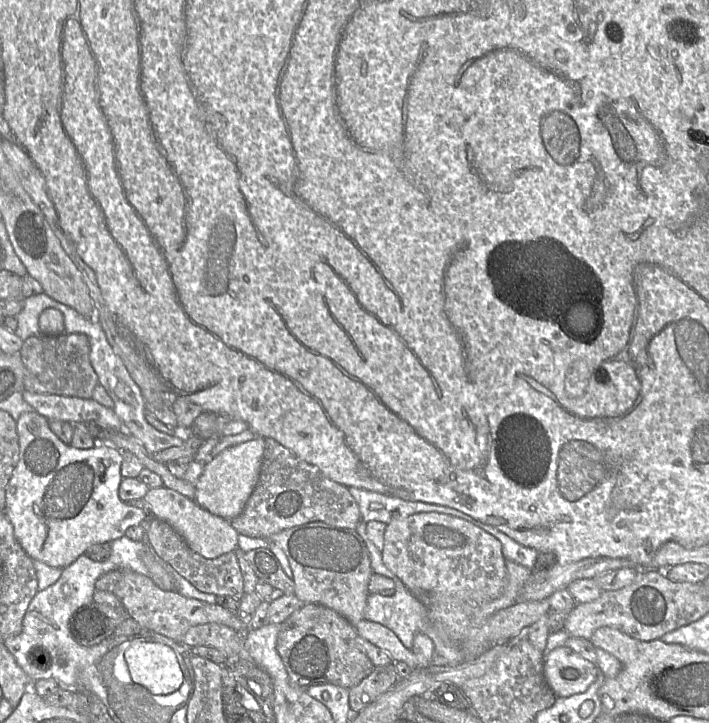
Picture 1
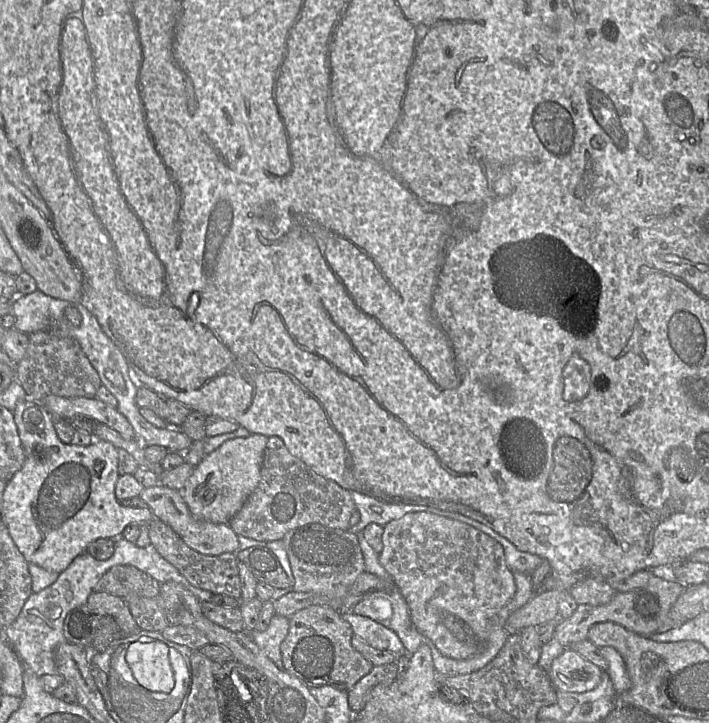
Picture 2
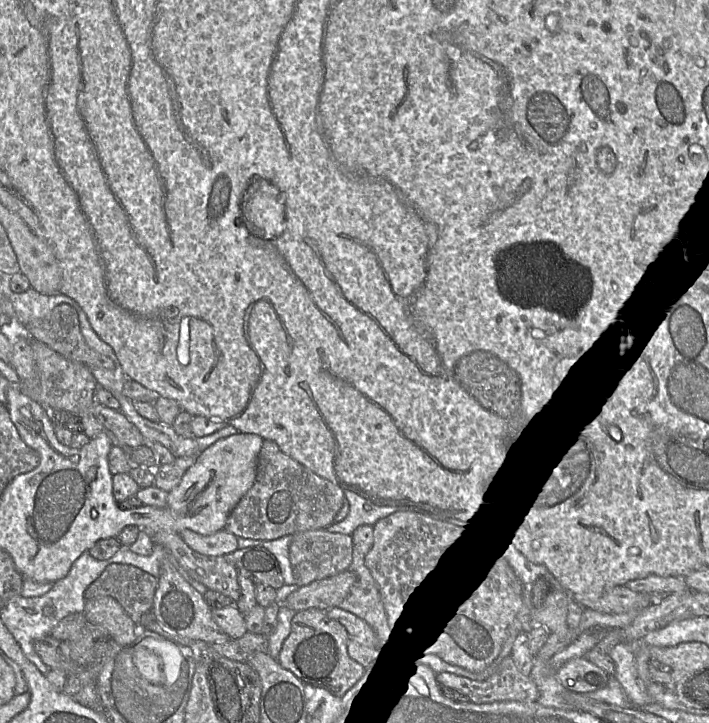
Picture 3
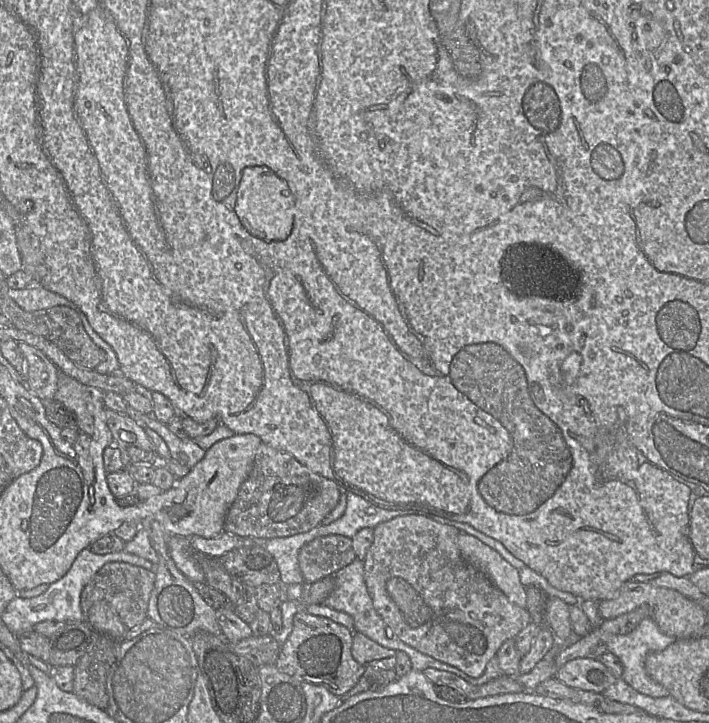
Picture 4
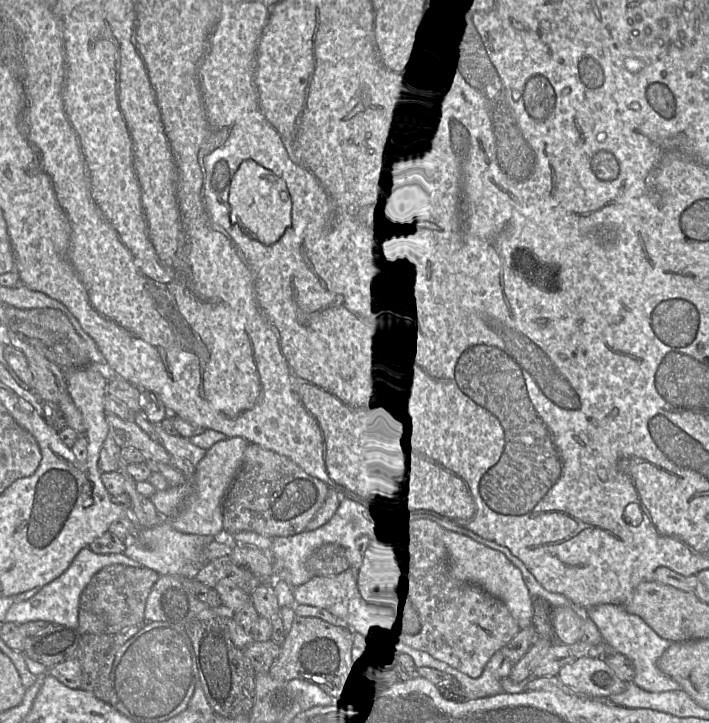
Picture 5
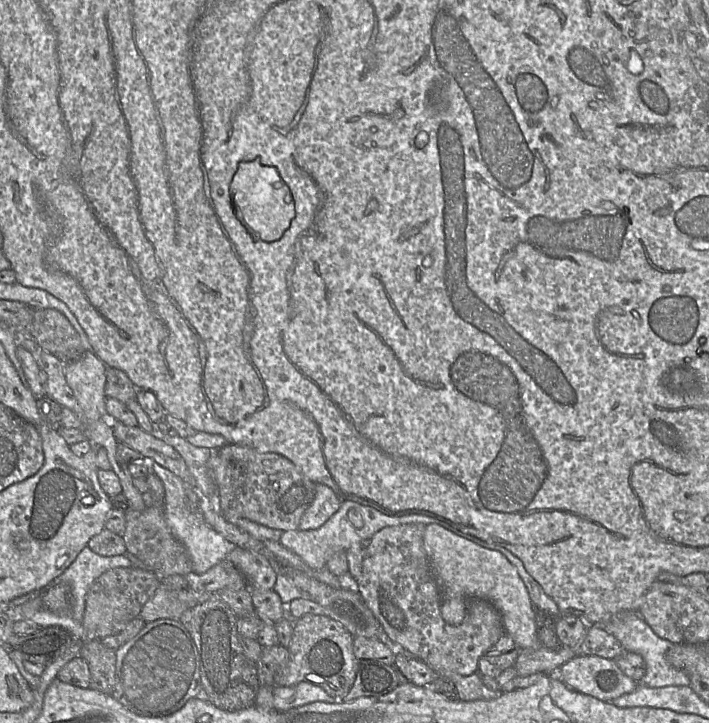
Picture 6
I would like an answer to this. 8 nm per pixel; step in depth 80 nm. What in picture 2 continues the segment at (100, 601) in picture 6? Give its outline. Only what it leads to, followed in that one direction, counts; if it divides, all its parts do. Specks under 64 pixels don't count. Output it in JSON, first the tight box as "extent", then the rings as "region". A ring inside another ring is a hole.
{"extent":[93,565,160,600],"region":[[[120,565],[110,568],[97,582],[93,592],[108,593],[123,600],[127,597],[158,597],[160,583],[133,566]]]}

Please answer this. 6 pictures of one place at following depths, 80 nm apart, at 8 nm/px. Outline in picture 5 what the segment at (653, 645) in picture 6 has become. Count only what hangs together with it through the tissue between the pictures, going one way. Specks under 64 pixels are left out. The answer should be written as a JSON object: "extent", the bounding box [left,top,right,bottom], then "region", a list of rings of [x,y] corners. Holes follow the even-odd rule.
{"extent":[587,604,681,693],"region":[[[601,604],[589,607],[587,616],[598,627],[604,642],[612,650],[627,657],[634,666],[633,683],[641,689],[659,693],[681,689],[680,685],[659,670],[657,661],[664,651],[672,644],[671,641],[661,638],[638,615],[628,613],[623,605]]]}

